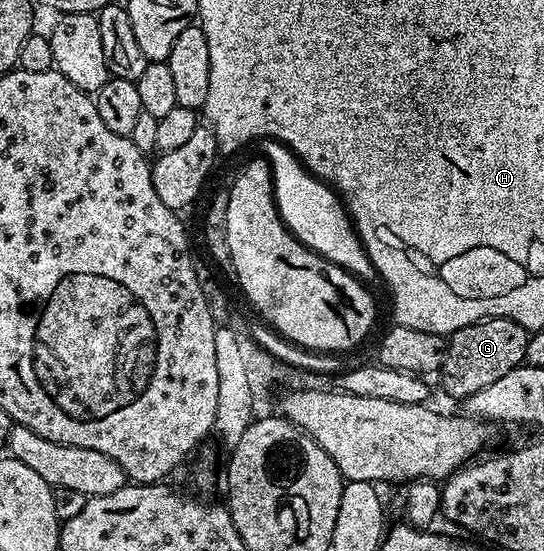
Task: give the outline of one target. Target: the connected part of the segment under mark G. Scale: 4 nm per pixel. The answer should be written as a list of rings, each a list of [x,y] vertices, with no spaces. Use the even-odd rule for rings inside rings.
[[[500,316],[478,320],[476,324],[452,332],[447,340],[447,353],[441,369],[444,390],[451,396],[466,398],[477,394],[477,390],[485,390],[485,386],[493,386],[497,378],[505,378],[509,370],[524,363],[528,335],[526,328]]]

